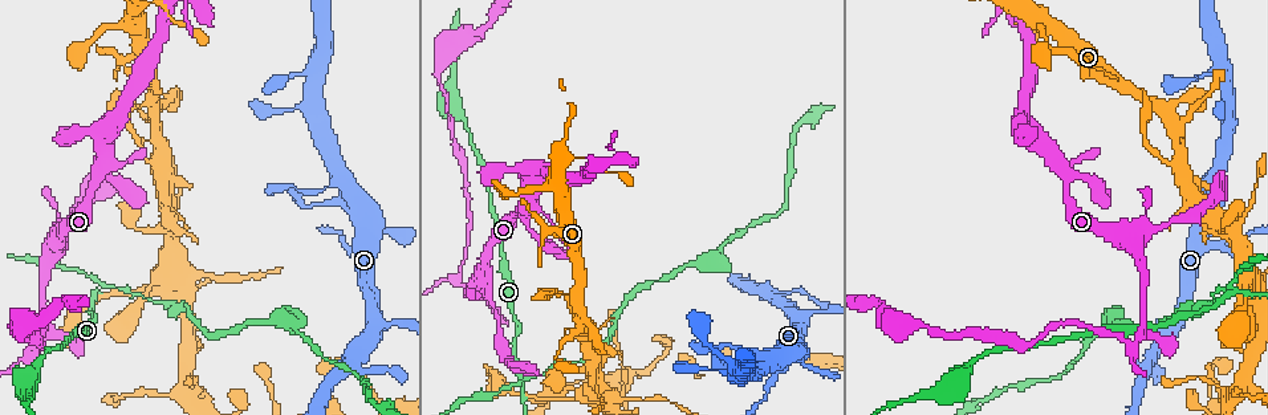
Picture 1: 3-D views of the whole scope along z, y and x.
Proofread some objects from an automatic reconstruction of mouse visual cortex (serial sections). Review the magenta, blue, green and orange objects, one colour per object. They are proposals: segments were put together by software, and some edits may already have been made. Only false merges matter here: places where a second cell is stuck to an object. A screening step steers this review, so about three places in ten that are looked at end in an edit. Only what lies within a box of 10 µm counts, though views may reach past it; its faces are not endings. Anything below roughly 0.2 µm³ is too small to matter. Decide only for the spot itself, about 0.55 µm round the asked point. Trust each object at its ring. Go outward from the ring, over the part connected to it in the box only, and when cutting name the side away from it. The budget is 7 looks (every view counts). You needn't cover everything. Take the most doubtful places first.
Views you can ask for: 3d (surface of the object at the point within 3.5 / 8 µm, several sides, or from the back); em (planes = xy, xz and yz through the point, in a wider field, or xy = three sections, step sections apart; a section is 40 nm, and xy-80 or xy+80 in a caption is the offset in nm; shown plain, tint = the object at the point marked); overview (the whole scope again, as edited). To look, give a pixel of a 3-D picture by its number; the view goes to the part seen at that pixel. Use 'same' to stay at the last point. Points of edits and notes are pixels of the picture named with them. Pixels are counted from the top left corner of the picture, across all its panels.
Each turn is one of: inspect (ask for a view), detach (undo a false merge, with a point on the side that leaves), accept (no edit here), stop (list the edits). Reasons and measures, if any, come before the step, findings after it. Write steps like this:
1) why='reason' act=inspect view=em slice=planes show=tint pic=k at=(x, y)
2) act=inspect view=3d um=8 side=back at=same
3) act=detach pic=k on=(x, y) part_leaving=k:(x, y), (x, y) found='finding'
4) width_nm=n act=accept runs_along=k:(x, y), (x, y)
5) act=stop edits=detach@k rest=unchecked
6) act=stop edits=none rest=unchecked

why='four arms meet' act=inspect view=3d um=3.5 pic=1 at=(95, 288)

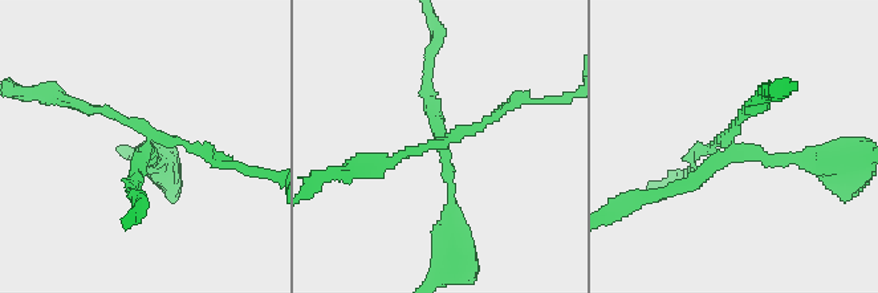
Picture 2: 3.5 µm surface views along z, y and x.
arms=4 arm_widths_nm=150,150,150,150 act=inspect view=em slice=xy step=3 show=tint pic=2 at=(440, 140)

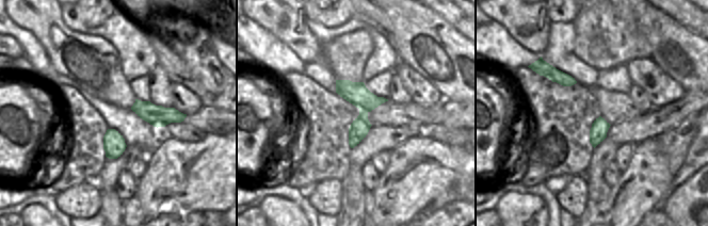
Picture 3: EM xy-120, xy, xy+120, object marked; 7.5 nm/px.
act=inspect view=em slice=xy step=1 show=tint at=same

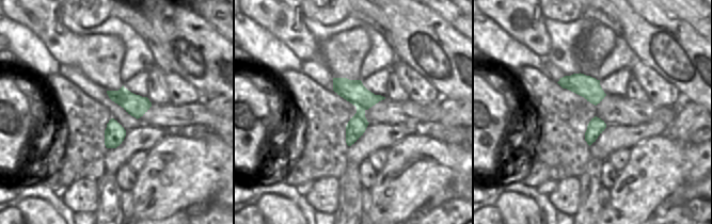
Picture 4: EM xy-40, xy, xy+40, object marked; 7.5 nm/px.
act=detach pic=2 on=(106, 112) part_leaving=2:(153, 139), (181, 139), (267, 173) found='two cells meet here'

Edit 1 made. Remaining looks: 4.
why='branch point' act=inspect view=3d um=8 pic=1 at=(1133, 342)

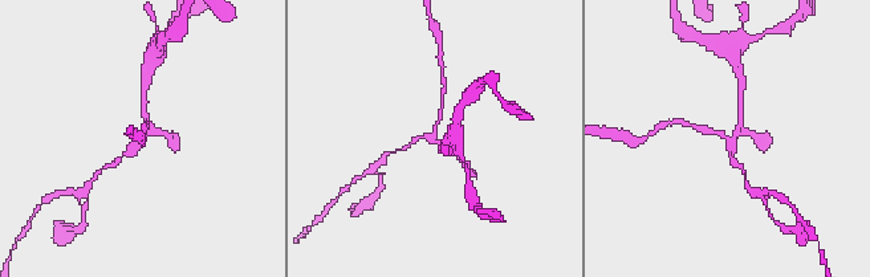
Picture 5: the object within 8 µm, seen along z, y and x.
act=inspect view=3d um=3.5 at=same

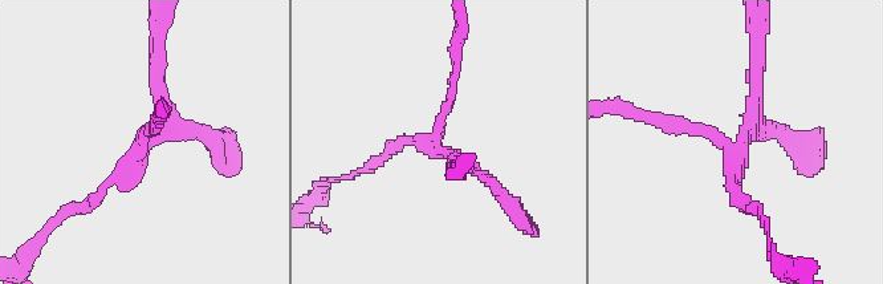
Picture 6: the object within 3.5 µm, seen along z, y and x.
act=inspect view=em slice=xy step=1 show=tint pic=6 at=(435, 145)

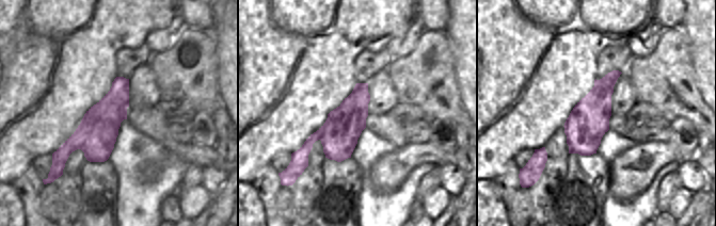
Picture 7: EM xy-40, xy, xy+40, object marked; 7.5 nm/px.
act=detach pic=6 on=(78, 206) part_leaving=6:(731, 149), (711, 133), (622, 109) found='a second cell is stuck on'

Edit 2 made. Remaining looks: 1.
act=stop edits=detach@2,detach@6 rest=unchecked

